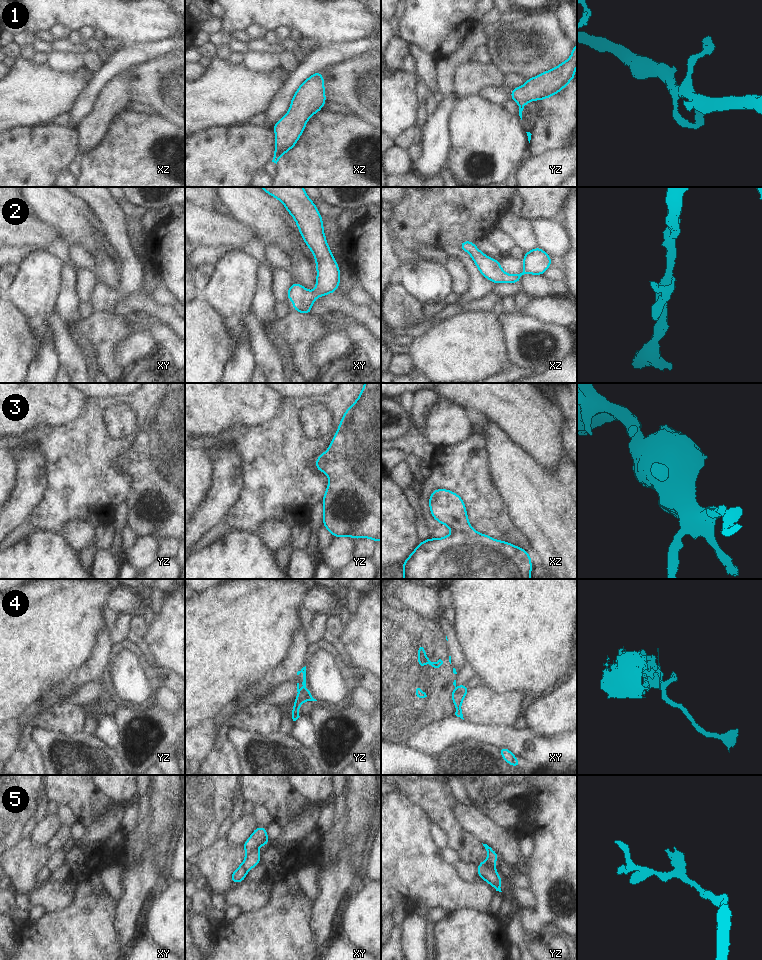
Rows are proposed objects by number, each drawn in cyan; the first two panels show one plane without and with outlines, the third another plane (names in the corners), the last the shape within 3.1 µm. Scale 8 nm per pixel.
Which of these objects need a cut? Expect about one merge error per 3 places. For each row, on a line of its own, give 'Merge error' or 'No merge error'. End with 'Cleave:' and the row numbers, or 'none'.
1: No merge error
2: No merge error
3: No merge error
4: Merge error
5: Merge error
Cleave: 4, 5.

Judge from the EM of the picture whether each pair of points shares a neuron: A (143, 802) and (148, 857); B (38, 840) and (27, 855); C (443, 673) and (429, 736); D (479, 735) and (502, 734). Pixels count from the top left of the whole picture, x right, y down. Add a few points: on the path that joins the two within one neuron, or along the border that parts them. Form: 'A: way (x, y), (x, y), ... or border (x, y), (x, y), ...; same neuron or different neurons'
A: border (150, 793), (148, 807); different neurons
B: border (29, 837), (36, 846), (46, 845); different neurons
C: border (429, 723), (411, 738); different neurons
D: way (485, 734), (496, 734); same neuron

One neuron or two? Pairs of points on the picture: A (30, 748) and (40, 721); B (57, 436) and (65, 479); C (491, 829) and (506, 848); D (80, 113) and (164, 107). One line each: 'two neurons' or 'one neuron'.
A: one neuron
B: one neuron
C: one neuron
D: two neurons

